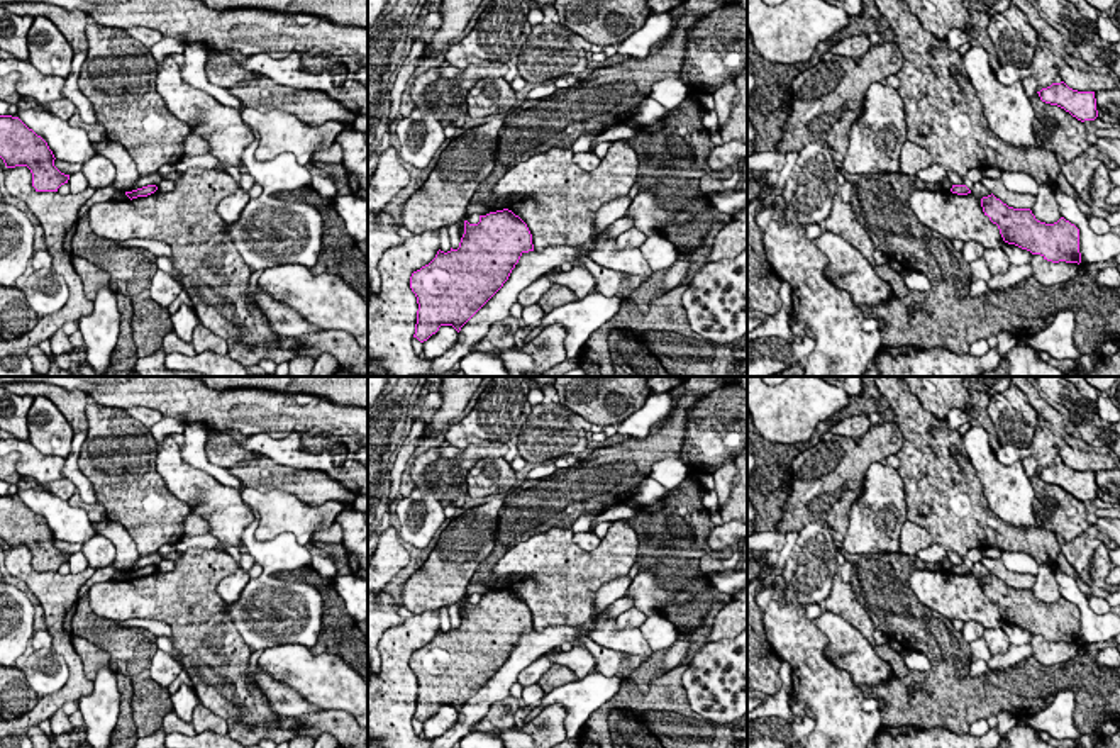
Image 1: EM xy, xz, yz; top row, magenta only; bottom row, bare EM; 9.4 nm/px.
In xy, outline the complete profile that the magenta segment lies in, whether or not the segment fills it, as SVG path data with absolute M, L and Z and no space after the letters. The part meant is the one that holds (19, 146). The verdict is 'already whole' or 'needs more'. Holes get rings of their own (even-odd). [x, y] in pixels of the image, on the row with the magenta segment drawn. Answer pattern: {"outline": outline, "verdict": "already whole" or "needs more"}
{"outline": "M0 115L0 158L7 168L27 166L36 192L58 192L69 180L54 166L47 142L19 117Z", "verdict": "already whole"}

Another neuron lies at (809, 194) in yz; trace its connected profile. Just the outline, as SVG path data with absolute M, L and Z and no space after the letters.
M825 142L805 146L783 188L786 224L823 224L839 190L835 156Z

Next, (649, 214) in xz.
M642 188L632 198L625 215L634 219L635 229L642 234L657 236L664 226L685 226L693 220L693 210L679 207L678 210L668 210L664 202L649 188Z

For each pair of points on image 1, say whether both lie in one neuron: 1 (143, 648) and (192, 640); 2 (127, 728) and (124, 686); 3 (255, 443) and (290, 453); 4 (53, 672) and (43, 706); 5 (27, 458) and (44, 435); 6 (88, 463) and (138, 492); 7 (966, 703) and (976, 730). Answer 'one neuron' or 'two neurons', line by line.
1: two neurons
2: one neuron
3: one neuron
4: two neurons
5: two neurons
6: one neuron
7: two neurons

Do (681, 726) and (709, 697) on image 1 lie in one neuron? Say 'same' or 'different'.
different

